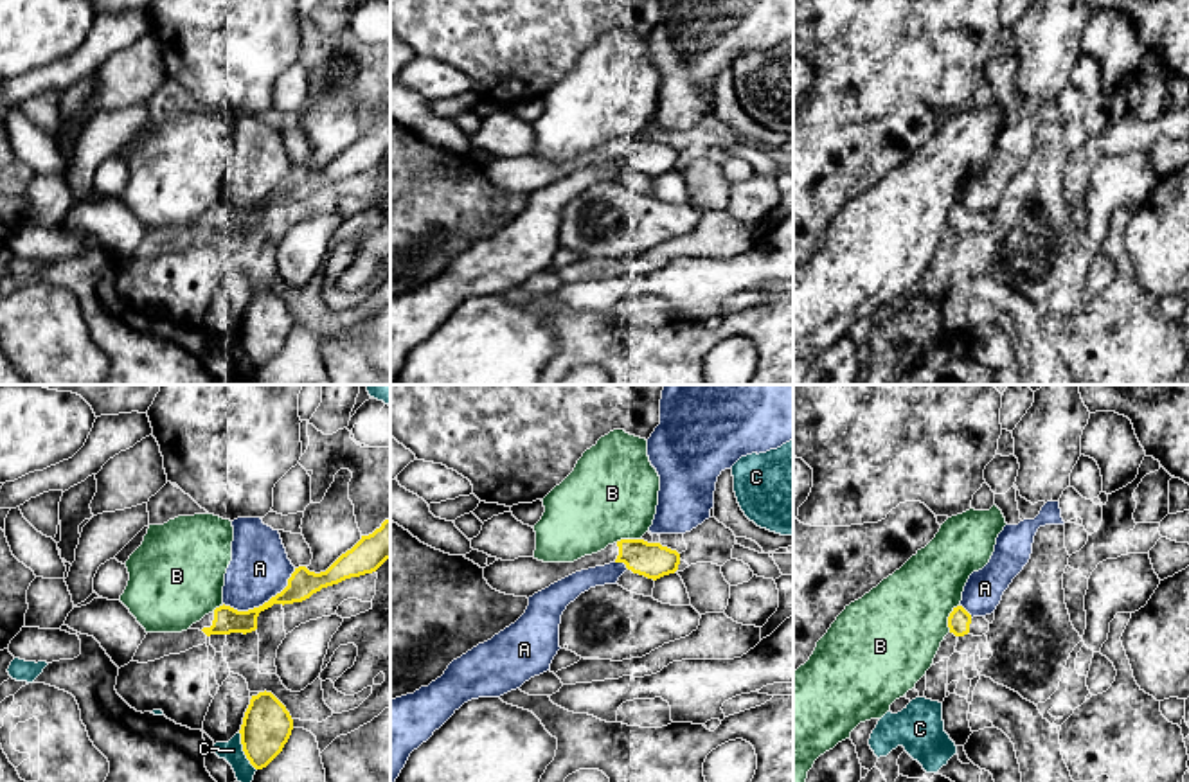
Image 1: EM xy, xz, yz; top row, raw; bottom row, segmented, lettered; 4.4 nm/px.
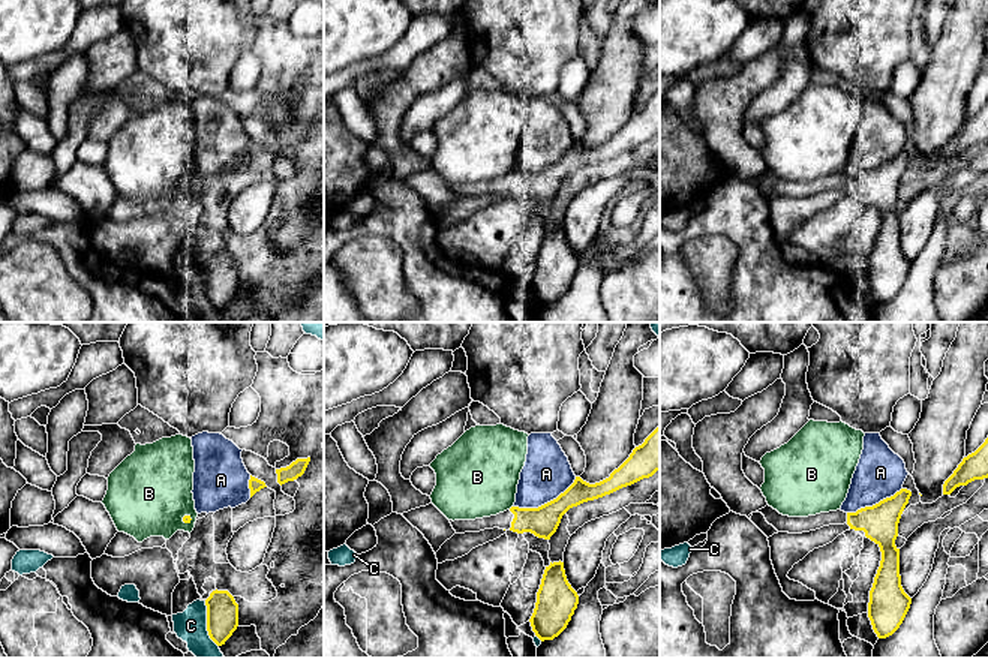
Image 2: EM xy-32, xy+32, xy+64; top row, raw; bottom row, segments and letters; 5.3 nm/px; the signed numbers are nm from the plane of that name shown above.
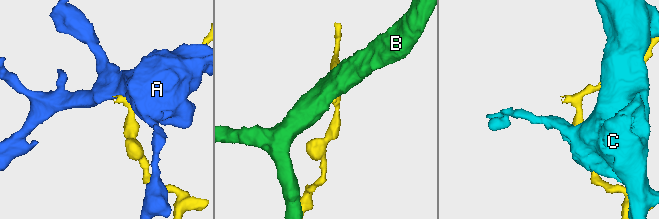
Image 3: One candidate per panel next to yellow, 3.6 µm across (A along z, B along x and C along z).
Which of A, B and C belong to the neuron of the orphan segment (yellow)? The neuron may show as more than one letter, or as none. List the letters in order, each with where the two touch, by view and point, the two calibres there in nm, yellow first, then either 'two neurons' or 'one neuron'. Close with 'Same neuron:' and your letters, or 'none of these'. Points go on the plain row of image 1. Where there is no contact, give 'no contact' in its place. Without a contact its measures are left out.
A: xy (265, 200) | 130/260 nm | two neurons
B: yz (948, 216) | 100/420 nm | two neurons
C: xy (243, 347) | 220/100 nm | two neurons
Same neuron: none of these

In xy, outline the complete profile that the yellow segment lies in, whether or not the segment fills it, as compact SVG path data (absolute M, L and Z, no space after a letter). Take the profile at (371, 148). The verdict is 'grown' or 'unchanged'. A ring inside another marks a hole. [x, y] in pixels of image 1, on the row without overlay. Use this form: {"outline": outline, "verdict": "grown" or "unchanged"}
{"outline": "M390 115L385 117L372 131L362 133L362 137L351 147L342 151L326 169L315 171L306 164L299 164L288 176L288 183L263 203L237 209L223 201L189 227L200 227L207 234L252 230L257 227L259 210L273 201L284 203L302 200L322 185L376 169L387 156L390 156Z", "verdict": "grown"}

